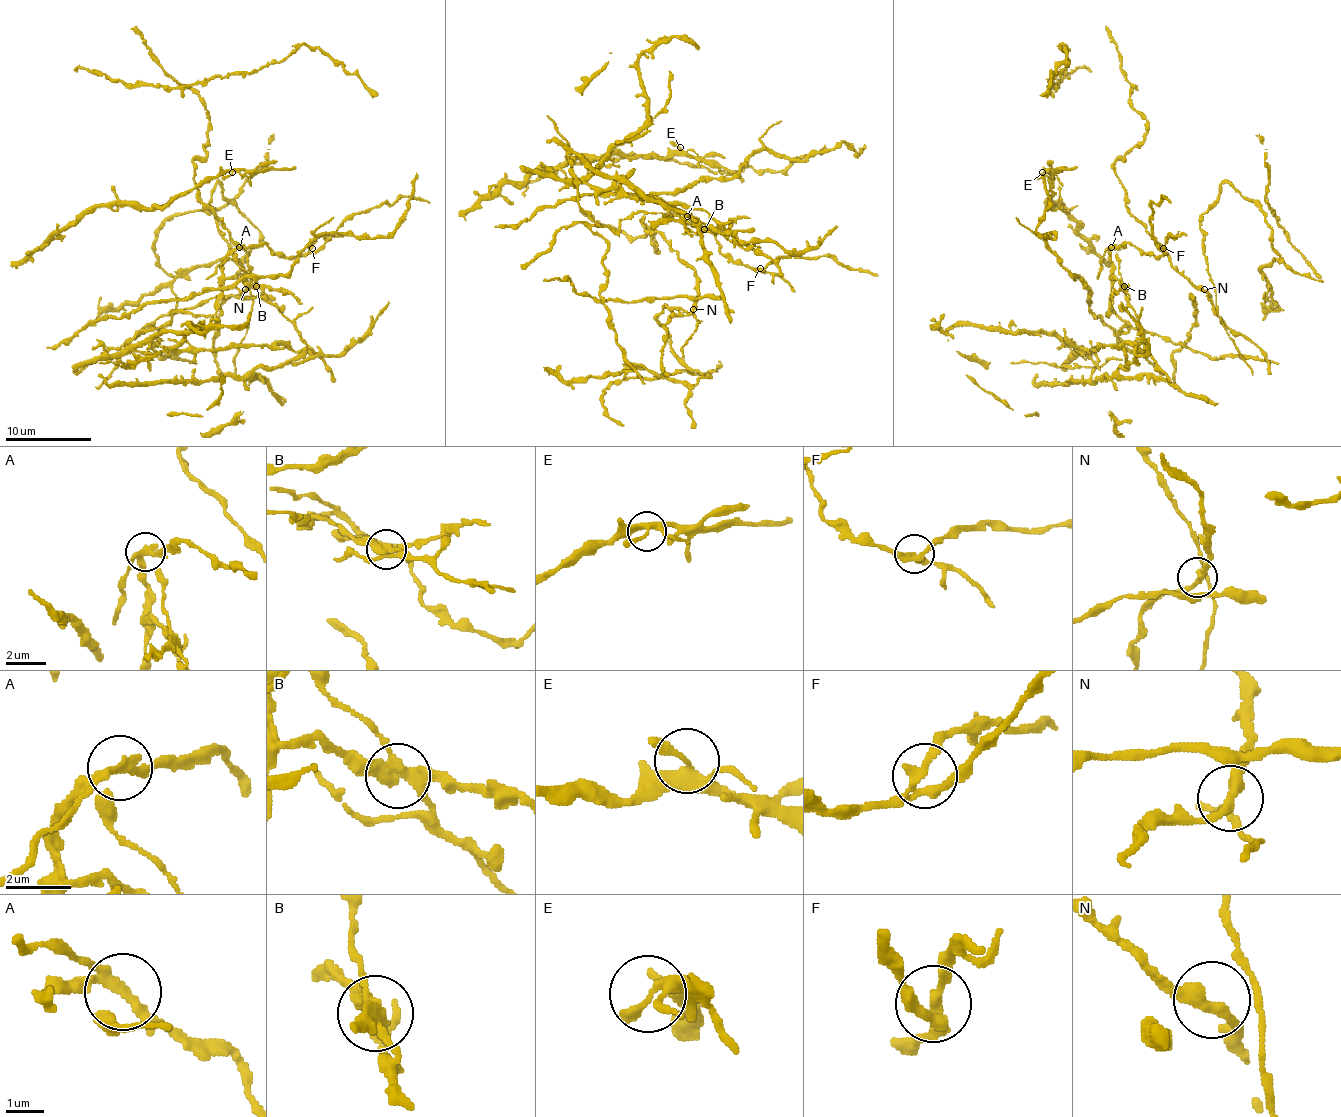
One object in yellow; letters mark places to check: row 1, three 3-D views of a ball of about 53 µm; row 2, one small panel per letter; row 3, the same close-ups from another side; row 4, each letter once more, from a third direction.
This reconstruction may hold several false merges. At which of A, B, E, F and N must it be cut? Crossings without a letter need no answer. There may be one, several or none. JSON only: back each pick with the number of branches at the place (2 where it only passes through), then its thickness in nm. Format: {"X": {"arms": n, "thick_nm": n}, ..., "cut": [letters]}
{"A": {"arms": 3, "thick_nm": 220}, "B": {"arms": 4, "thick_nm": 300}, "cut": ["A", "B"]}

